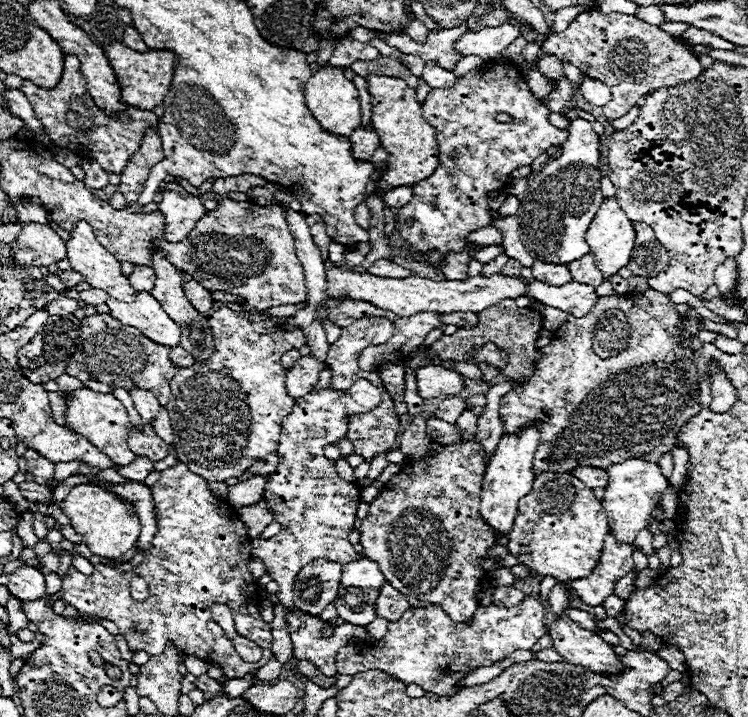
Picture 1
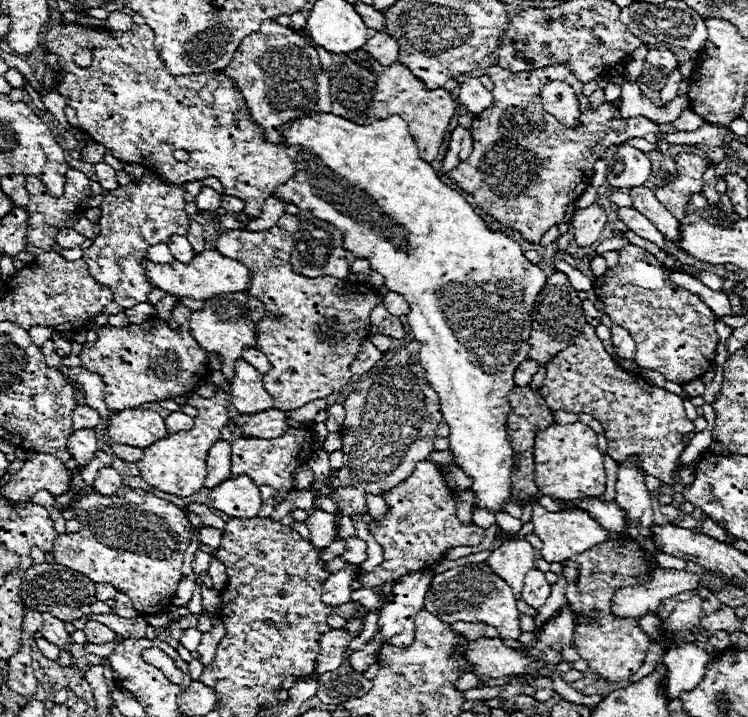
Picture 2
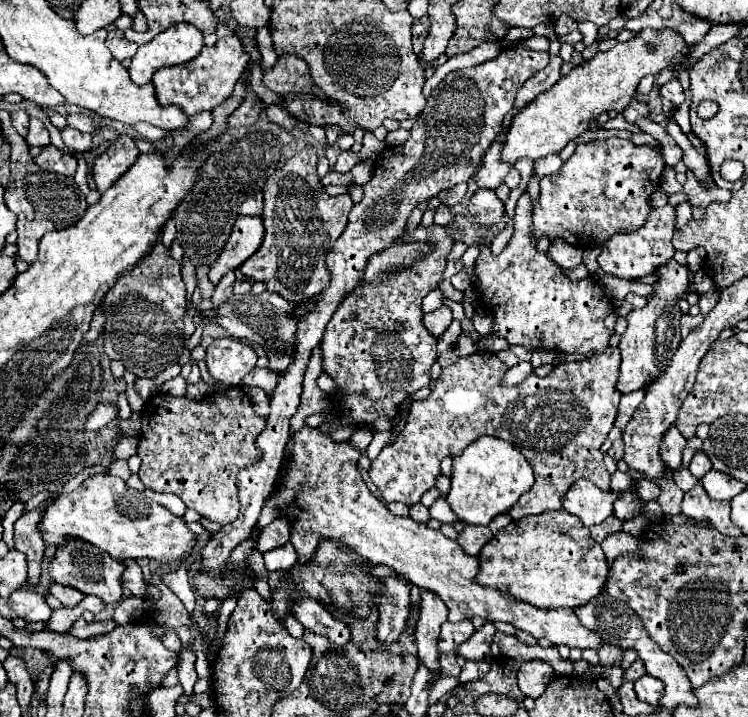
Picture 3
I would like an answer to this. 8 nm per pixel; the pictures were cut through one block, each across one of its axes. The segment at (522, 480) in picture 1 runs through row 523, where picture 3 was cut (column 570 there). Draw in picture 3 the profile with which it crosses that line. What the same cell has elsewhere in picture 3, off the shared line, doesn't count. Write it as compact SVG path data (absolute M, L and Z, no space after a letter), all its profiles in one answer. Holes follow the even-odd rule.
M578 480L562 498L562 508L582 520L584 526L600 524L612 514L614 492L602 492L590 480Z

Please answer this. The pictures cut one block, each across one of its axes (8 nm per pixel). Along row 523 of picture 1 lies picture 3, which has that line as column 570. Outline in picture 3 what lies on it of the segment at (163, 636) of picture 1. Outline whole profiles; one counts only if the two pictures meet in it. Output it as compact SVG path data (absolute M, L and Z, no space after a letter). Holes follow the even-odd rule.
M608 138L608 140L592 140L578 144L576 152L562 164L562 168L540 180L540 198L534 204L534 238L550 236L564 238L566 242L586 248L592 244L604 244L616 232L632 232L646 222L650 212L648 198L660 186L660 176L664 170L664 160L660 152L650 146L636 146L632 140L624 138Z

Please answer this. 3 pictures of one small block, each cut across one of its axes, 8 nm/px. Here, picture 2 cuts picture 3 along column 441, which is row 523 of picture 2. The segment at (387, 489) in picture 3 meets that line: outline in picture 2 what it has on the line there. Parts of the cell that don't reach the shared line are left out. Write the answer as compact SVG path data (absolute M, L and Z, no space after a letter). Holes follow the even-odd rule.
M428 460L418 462L414 474L386 492L384 498L390 504L390 514L382 520L374 520L370 526L370 534L378 538L378 544L384 550L384 562L370 574L358 572L358 582L362 586L378 586L410 572L430 568L436 560L442 560L448 548L478 546L484 540L484 528L476 524L464 526L458 520L454 492L446 486L440 468Z

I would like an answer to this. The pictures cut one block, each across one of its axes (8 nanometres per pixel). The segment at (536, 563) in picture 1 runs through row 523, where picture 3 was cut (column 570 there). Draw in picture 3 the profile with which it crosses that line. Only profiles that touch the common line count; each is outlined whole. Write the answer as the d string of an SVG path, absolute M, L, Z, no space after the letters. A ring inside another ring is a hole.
M566 510L544 512L540 516L538 514L524 516L520 518L520 522L510 522L488 542L488 546L484 546L484 550L480 550L478 558L480 558L480 572L476 574L476 582L480 582L482 586L498 588L504 594L512 594L514 598L520 598L522 602L540 608L584 606L590 598L598 596L600 588L606 582L606 572L608 572L608 564L600 544L596 544L588 528L584 528L582 522Z

